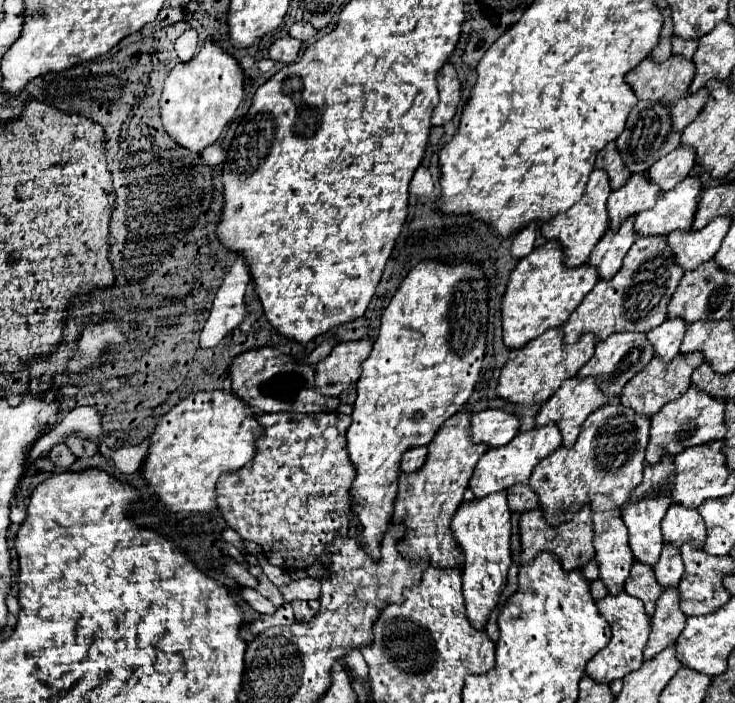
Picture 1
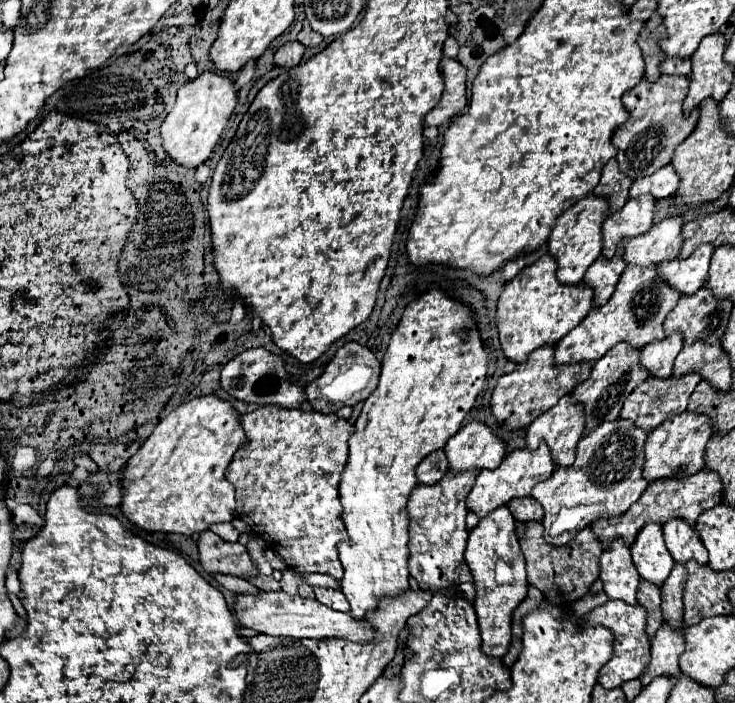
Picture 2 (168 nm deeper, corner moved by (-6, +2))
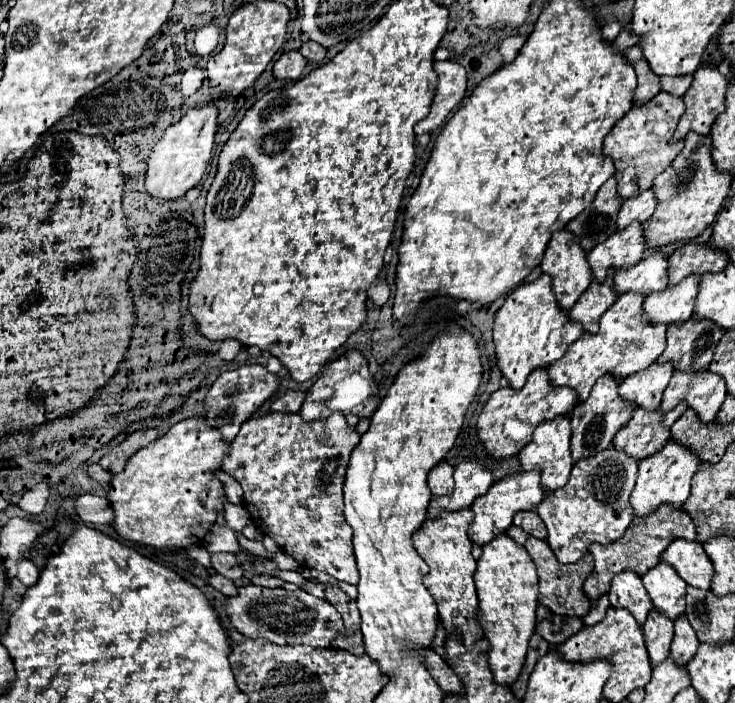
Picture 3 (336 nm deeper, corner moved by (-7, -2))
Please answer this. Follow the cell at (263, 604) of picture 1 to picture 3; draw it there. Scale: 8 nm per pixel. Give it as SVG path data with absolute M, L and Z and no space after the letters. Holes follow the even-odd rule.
M212 575L212 577L208 579L208 583L210 583L214 589L222 591L224 595L234 595L234 593L236 593L236 585L234 585L230 579L222 577L222 575Z

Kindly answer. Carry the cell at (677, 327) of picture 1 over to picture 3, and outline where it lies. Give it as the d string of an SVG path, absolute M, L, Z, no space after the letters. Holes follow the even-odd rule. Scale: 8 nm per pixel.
M652 363L648 369L642 369L620 383L620 397L644 407L644 409L658 409L662 401L662 393L674 373L672 363Z

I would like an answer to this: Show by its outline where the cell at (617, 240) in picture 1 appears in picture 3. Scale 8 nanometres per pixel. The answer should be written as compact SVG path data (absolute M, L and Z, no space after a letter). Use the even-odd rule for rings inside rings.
M606 277L606 281L592 281L590 287L582 293L582 297L576 301L576 305L570 309L570 319L580 321L584 325L584 331L596 333L598 331L598 319L600 315L618 299L618 293L614 289L614 279Z

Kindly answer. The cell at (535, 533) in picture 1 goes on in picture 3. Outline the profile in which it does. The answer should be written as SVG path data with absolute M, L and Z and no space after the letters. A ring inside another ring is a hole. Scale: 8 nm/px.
M528 537L526 539L526 551L532 557L536 571L538 571L538 585L540 585L540 597L538 601L542 605L546 605L552 613L556 615L568 615L568 617L584 617L590 609L590 599L586 597L582 583L588 577L588 573L592 571L592 555L586 553L578 563L574 565L562 565L560 561L556 561L550 545L542 539L536 537Z

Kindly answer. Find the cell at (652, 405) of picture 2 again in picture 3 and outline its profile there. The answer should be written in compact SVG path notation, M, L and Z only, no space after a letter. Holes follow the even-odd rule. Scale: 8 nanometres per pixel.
M680 401L668 413L662 413L660 409L648 411L644 407L636 407L632 419L614 435L612 445L624 449L636 459L644 459L656 453L670 441L670 427L686 411L686 407L686 401Z

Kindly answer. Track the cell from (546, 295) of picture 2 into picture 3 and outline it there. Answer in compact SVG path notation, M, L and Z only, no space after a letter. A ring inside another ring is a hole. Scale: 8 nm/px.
M542 273L536 281L518 285L518 289L514 289L506 297L504 305L496 311L494 345L498 367L504 377L508 377L510 385L514 389L520 389L532 369L558 361L582 333L582 325L578 321L572 321L568 317L568 311L558 305L552 293L552 277Z

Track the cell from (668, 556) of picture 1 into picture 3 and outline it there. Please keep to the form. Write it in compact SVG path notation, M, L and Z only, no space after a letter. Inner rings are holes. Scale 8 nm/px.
M676 617L674 619L674 639L672 639L672 647L670 647L670 655L678 665L686 665L692 659L692 653L696 653L696 645L698 645L698 637L694 633L694 629L690 627L688 619Z

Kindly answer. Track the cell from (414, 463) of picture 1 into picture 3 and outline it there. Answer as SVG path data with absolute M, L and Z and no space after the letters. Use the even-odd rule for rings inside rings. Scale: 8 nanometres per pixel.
M440 461L430 473L428 473L428 487L434 495L448 495L452 493L452 465L446 461Z

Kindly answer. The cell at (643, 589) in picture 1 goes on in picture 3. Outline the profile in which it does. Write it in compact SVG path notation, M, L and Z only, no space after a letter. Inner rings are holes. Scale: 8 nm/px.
M652 609L644 623L644 637L652 665L658 665L670 655L672 643L672 621L664 617L660 611Z

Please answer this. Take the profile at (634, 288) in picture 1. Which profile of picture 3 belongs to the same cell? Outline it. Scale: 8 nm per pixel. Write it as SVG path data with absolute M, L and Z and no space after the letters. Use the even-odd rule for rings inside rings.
M628 291L618 297L618 301L600 317L598 333L584 333L574 341L562 359L548 365L548 375L554 385L572 387L578 393L578 401L588 399L588 393L598 377L612 373L624 379L640 369L652 365L666 345L666 323L652 323L644 317L644 295Z

